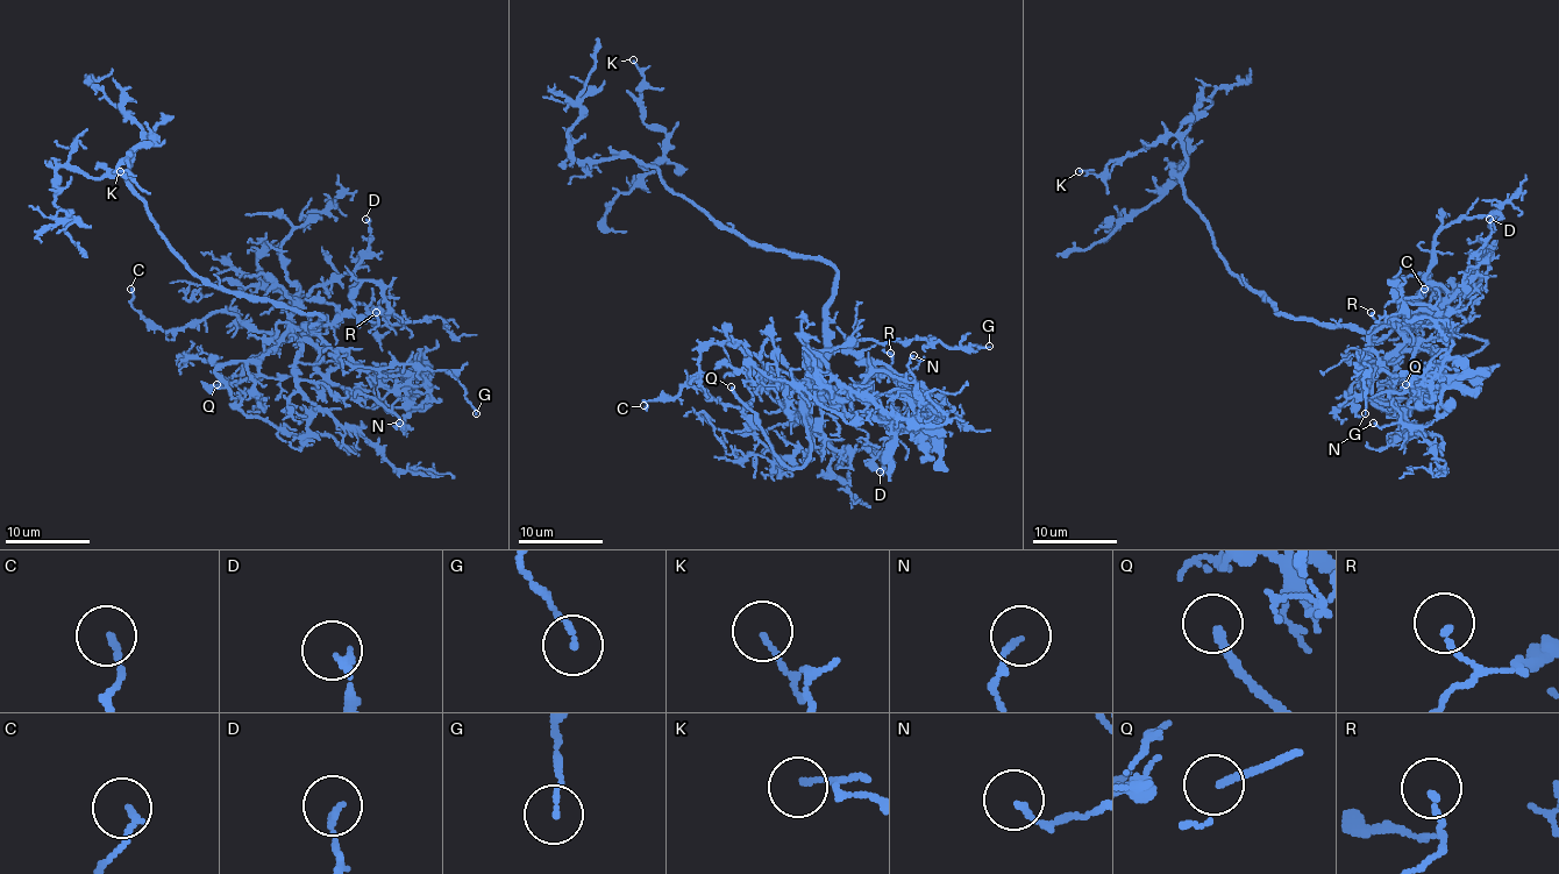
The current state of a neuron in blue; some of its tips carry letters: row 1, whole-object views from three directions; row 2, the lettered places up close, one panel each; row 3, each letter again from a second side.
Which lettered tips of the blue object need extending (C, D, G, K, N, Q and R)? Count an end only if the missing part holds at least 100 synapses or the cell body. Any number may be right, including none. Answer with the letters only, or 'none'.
Q

